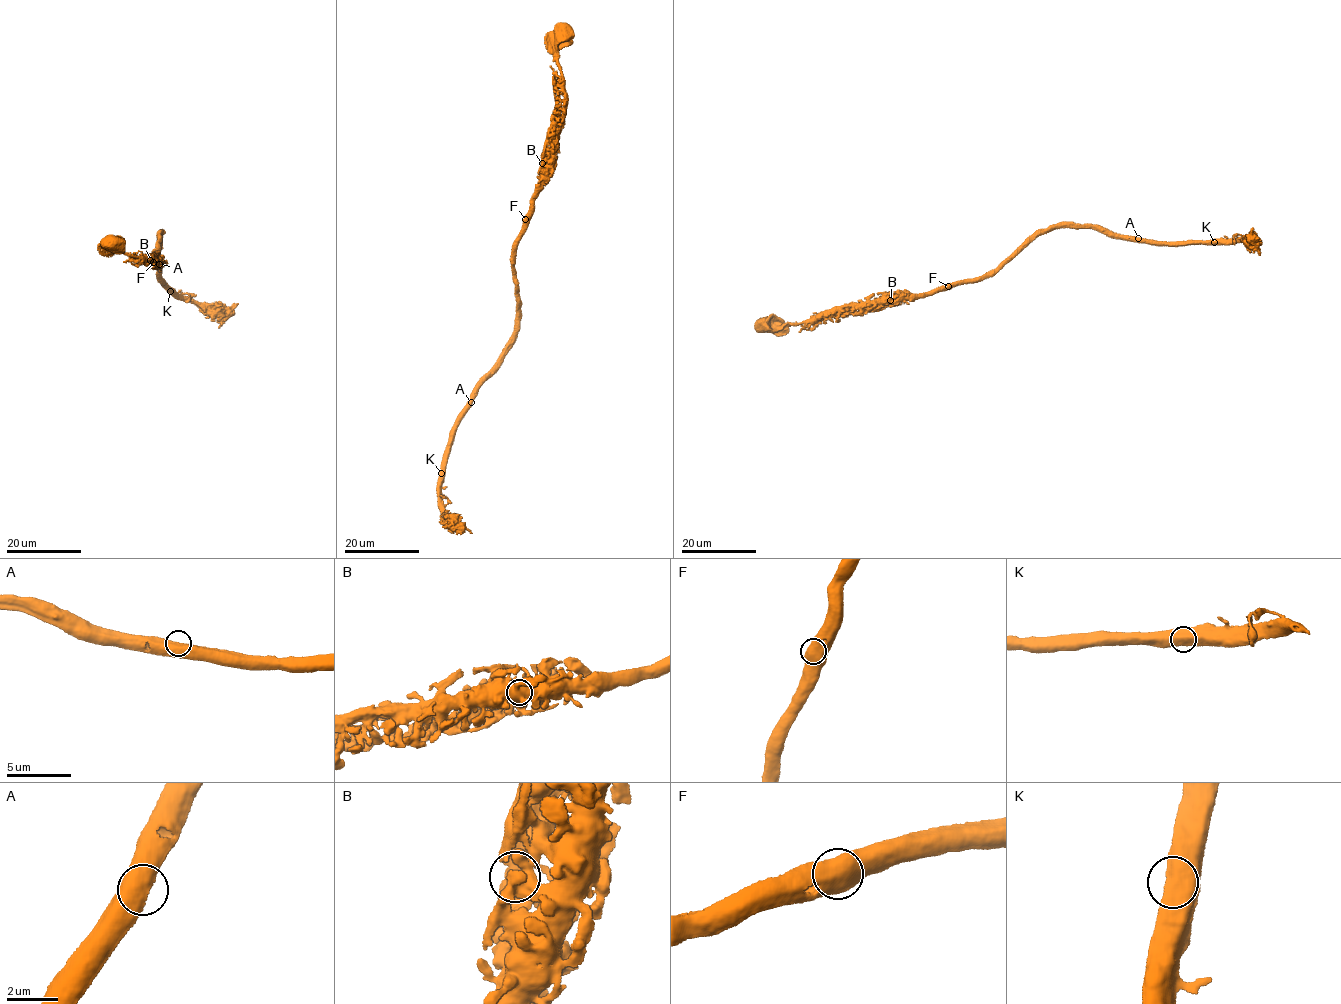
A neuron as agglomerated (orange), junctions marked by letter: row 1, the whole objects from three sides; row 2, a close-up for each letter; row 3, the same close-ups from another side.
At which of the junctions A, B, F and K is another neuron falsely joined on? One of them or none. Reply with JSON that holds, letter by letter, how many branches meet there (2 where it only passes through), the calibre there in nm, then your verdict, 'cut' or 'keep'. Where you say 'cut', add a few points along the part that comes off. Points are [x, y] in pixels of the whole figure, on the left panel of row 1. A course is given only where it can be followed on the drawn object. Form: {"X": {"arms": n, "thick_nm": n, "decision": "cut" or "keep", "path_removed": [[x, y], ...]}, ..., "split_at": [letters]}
{"A": {"arms": 2, "thick_nm": 700, "decision": "keep"}, "B": {"arms": 2, "thick_nm": 650, "decision": "keep"}, "F": {"arms": 1, "thick_nm": 800, "decision": "keep"}, "K": {"arms": 2, "thick_nm": 650, "decision": "keep"}, "split_at": []}

